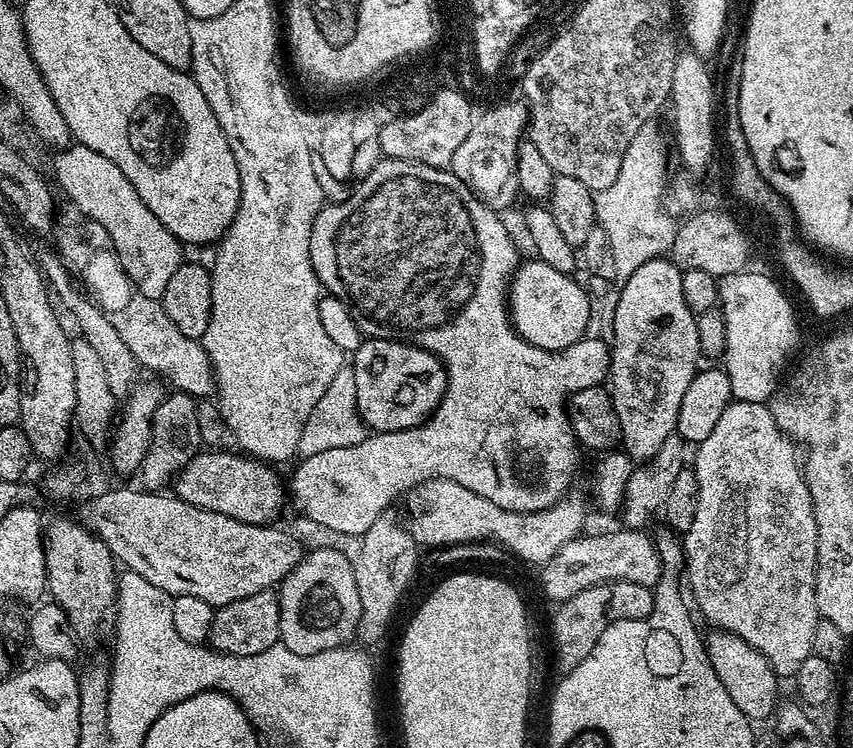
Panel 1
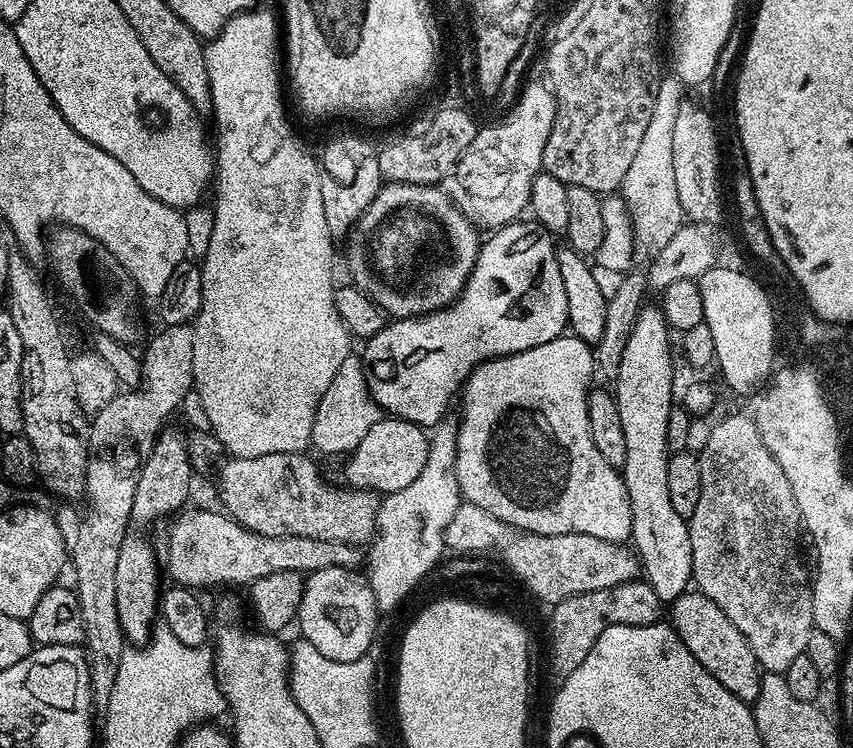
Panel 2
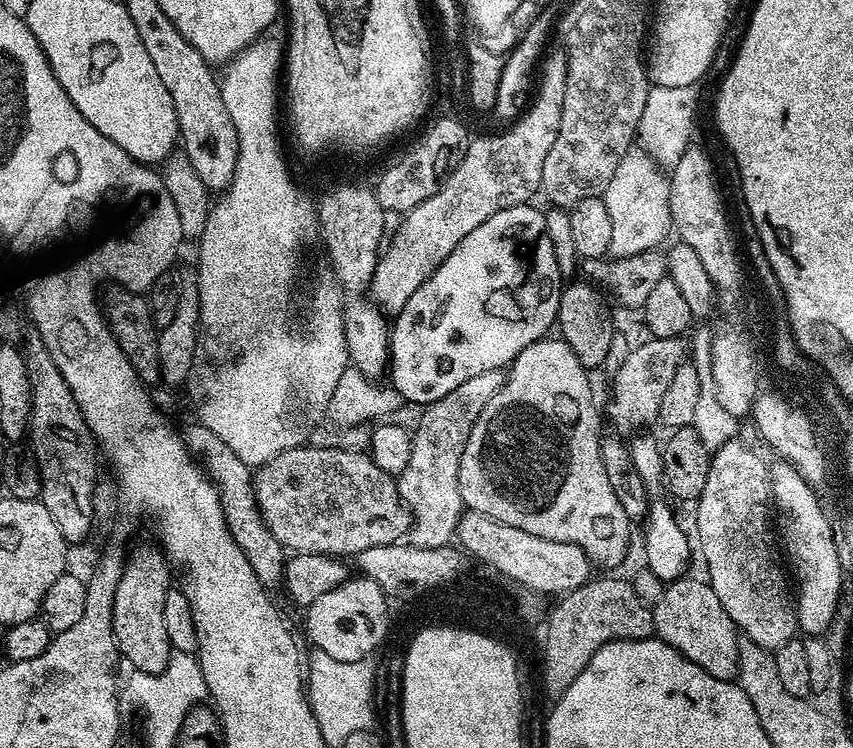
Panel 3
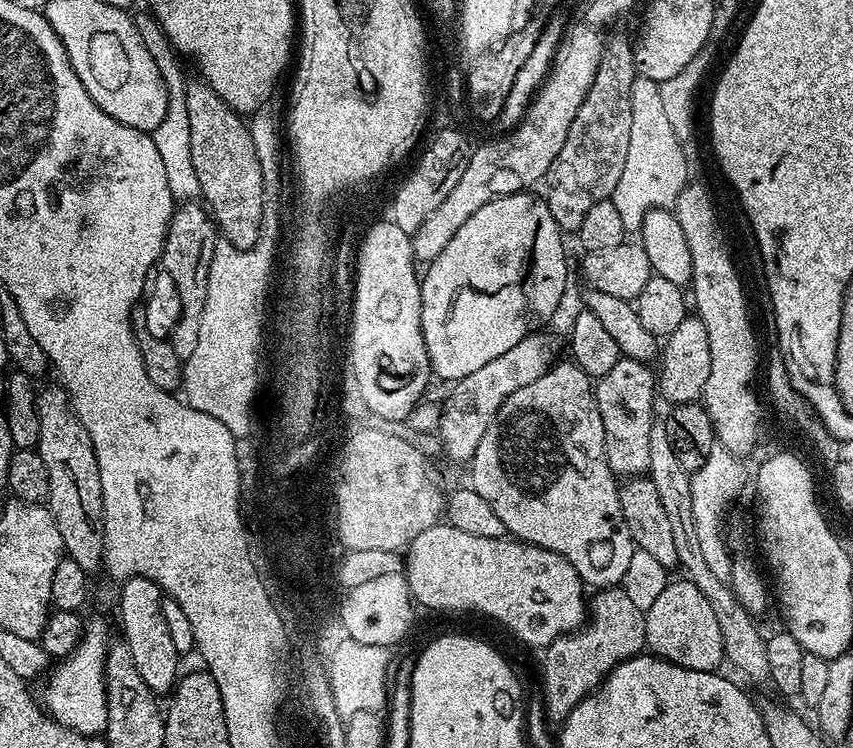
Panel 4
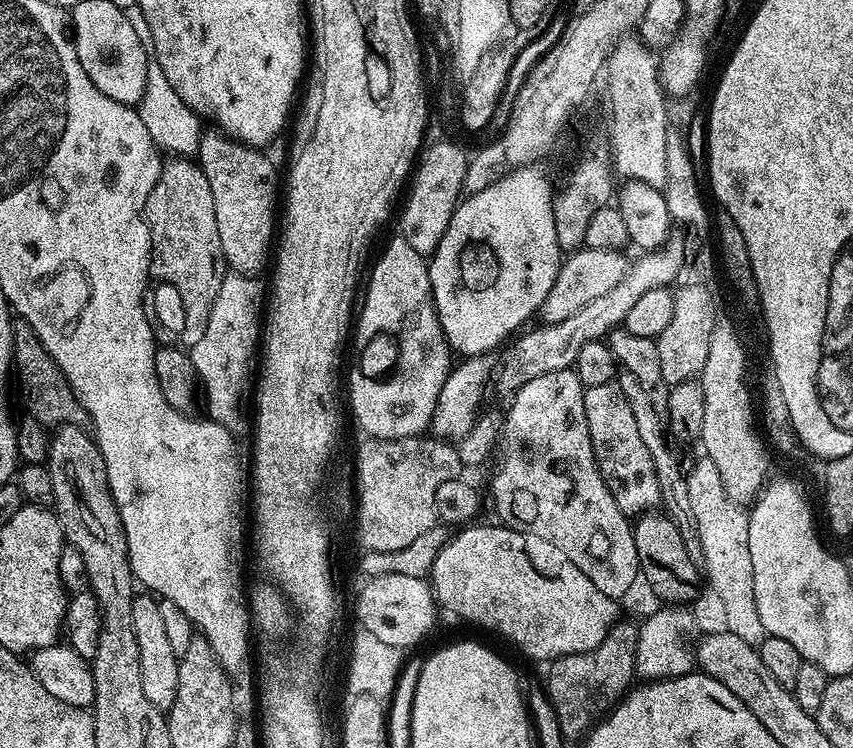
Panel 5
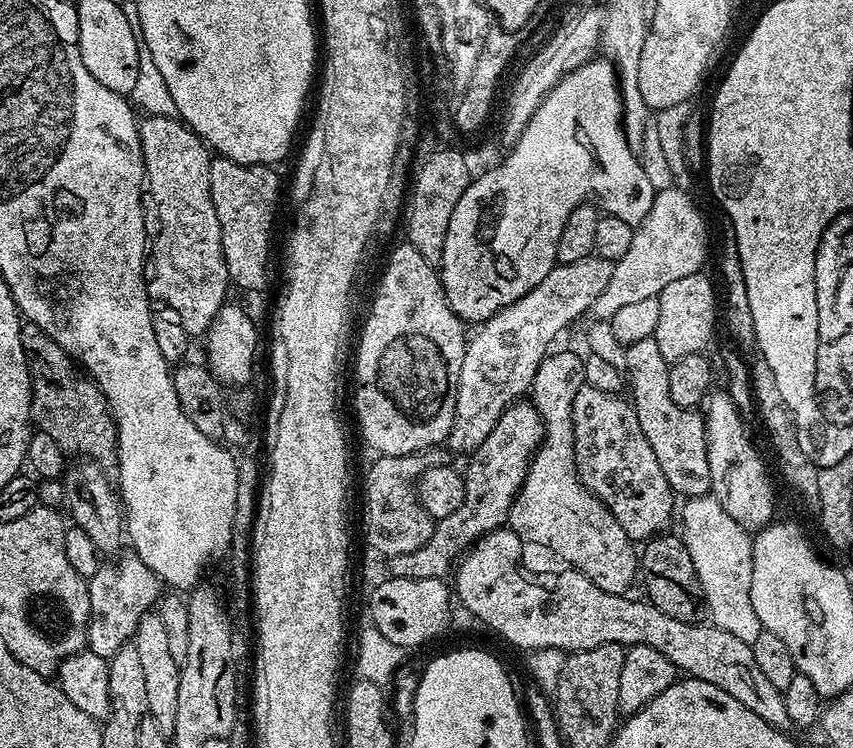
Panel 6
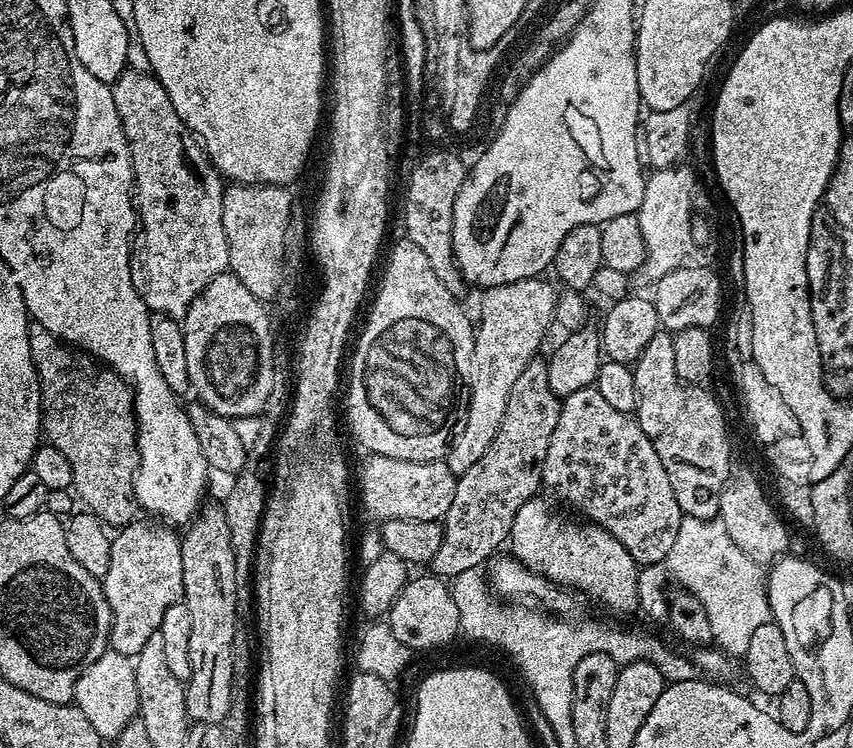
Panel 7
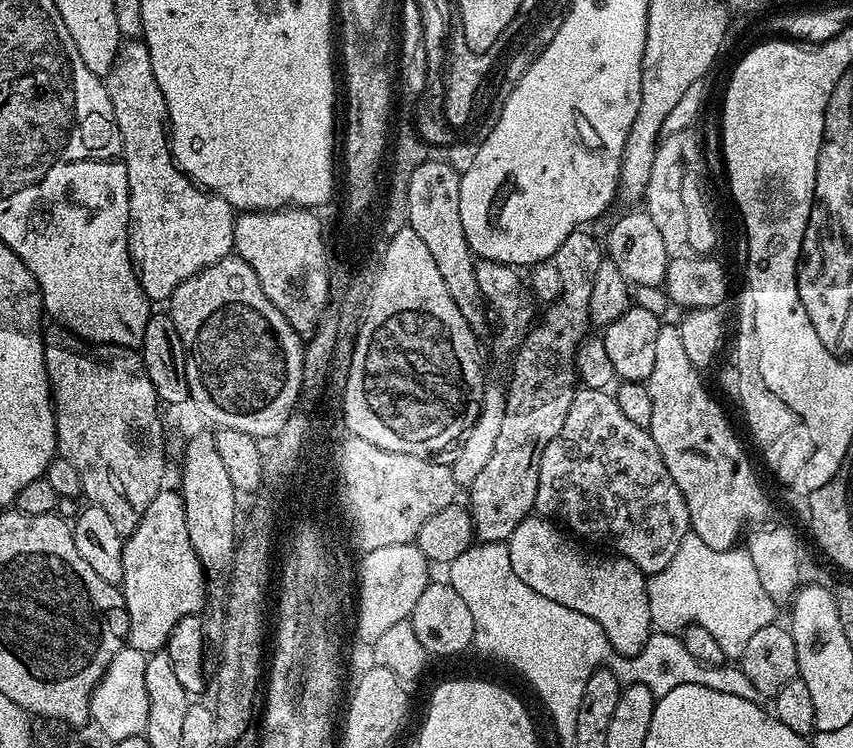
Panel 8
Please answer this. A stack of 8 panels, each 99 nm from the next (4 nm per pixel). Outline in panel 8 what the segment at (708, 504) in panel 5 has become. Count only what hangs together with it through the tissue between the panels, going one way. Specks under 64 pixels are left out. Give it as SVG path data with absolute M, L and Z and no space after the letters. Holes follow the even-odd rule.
M688 535L682 546L670 558L666 570L647 577L650 598L650 618L657 632L683 633L690 624L703 626L718 638L725 657L738 658L750 643L750 637L762 626L770 626L776 619L778 605L762 590L758 570L743 547L716 550L706 546L702 538Z

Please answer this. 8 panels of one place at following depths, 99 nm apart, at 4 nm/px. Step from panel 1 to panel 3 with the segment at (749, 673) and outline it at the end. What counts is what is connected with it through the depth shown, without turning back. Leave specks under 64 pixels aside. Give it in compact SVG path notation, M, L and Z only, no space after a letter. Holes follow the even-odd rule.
M692 574L673 580L652 608L655 635L662 642L674 646L690 662L702 666L714 678L732 680L738 666L738 629L736 623L722 610L718 594L714 594L707 579L695 580Z

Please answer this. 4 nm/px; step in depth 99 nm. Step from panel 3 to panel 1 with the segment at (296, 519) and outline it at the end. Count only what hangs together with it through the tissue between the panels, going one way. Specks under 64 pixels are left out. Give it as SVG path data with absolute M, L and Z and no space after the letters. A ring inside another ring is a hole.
M201 450L190 462L180 469L175 481L174 492L182 502L226 514L247 524L272 524L275 516L286 504L286 484L276 477L275 467L247 454L235 456L232 452L208 452Z

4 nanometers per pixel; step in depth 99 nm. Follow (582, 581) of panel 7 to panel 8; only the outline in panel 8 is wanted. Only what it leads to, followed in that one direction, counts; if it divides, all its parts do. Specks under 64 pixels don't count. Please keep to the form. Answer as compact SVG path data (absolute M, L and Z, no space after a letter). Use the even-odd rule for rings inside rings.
M530 514L518 522L518 530L506 541L514 574L518 574L530 590L550 598L550 602L594 618L594 622L602 626L606 638L610 638L610 646L614 646L617 655L638 655L654 631L646 573L625 556L583 552L575 539L567 538L572 539L553 521L539 514Z

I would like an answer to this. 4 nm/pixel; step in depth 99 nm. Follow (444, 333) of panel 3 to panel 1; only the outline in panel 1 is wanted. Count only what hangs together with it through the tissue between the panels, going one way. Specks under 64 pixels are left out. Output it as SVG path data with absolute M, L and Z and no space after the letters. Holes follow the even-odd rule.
M539 258L525 259L516 269L506 296L512 326L526 342L542 350L560 352L566 346L585 339L588 319L592 316L592 304L584 288L569 273L546 266ZM365 339L351 353L350 365L360 416L373 433L401 432L423 424L440 405L448 385L439 356L403 340Z

